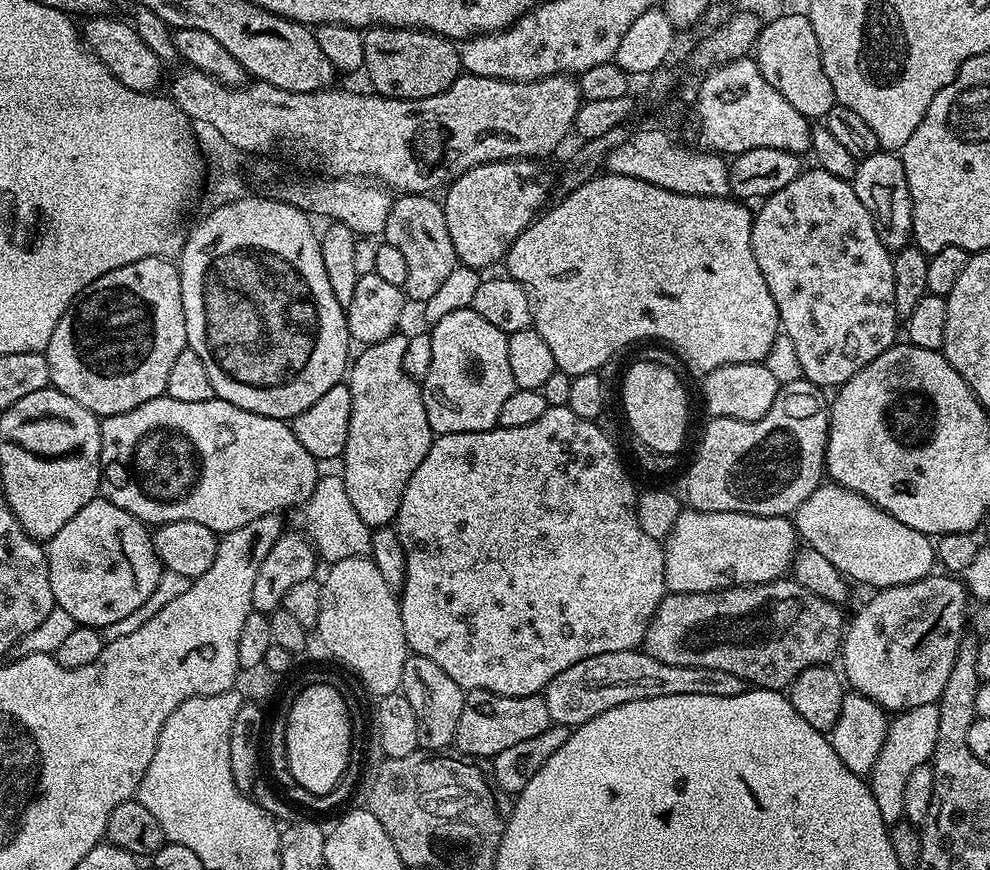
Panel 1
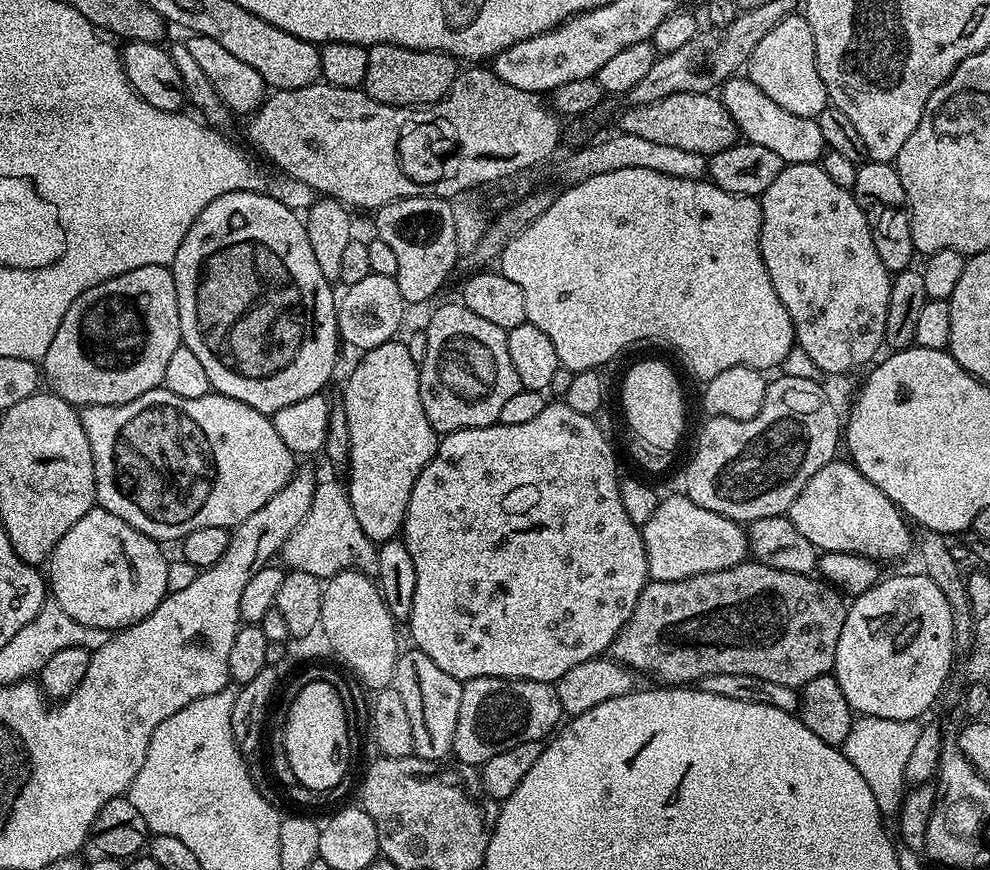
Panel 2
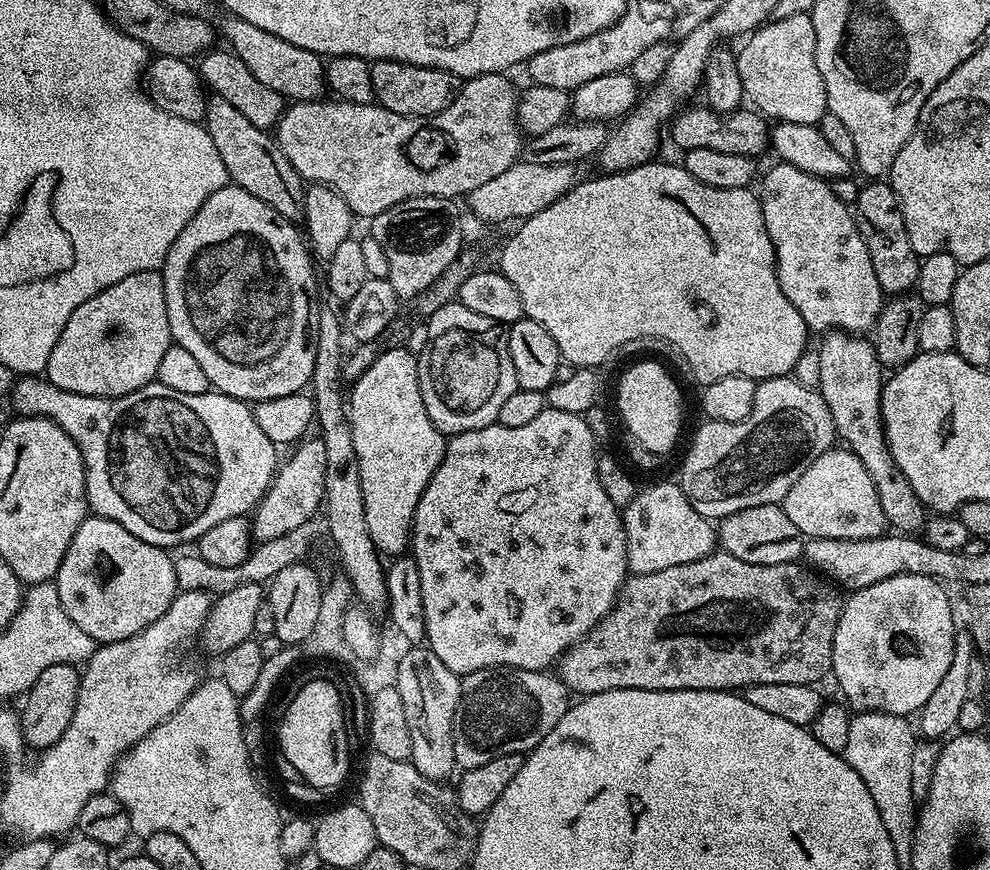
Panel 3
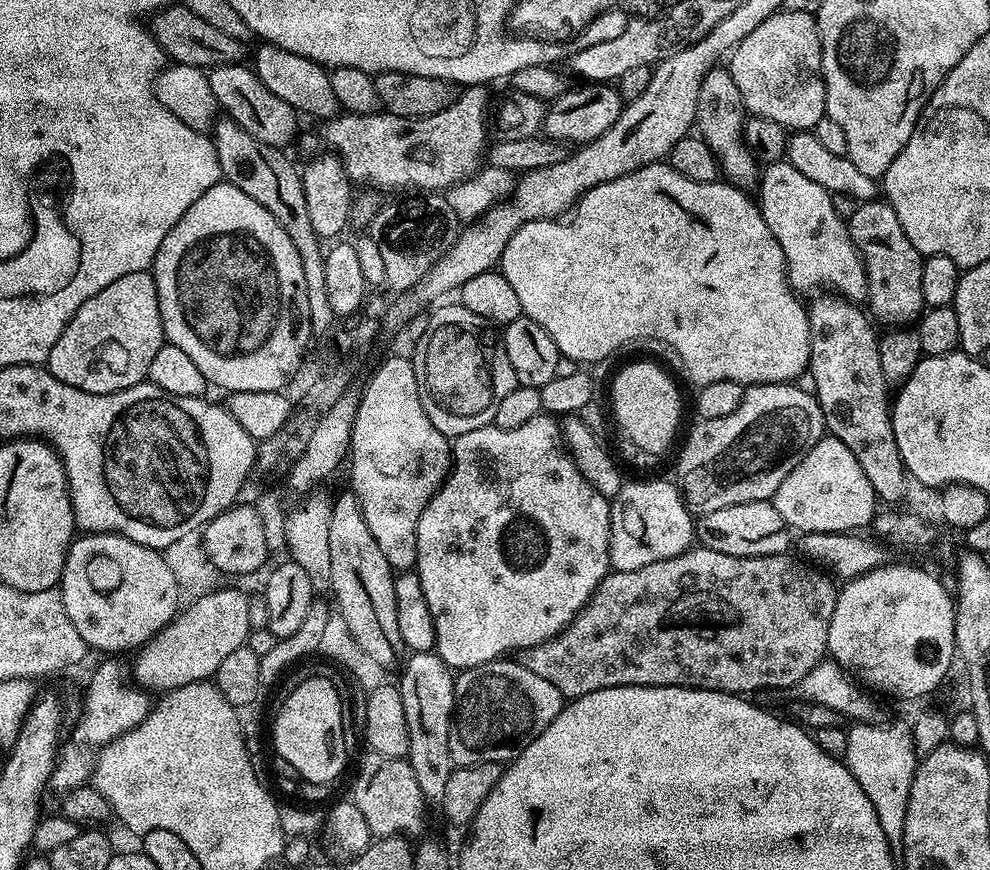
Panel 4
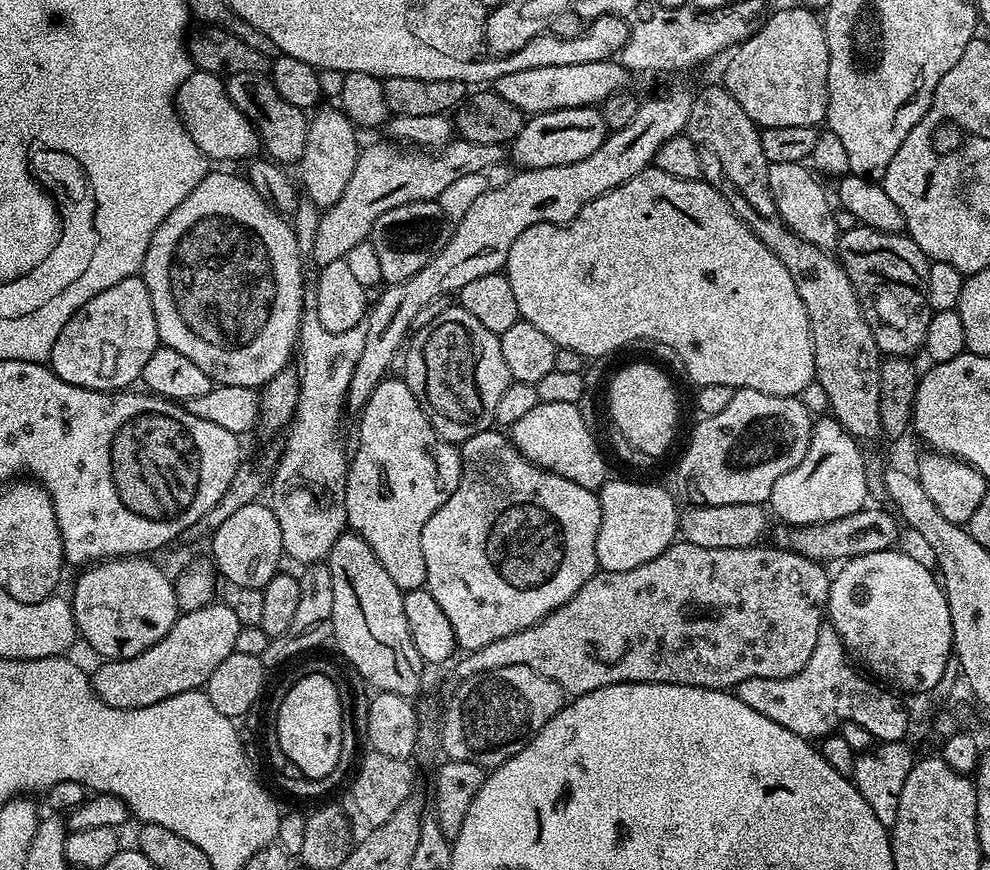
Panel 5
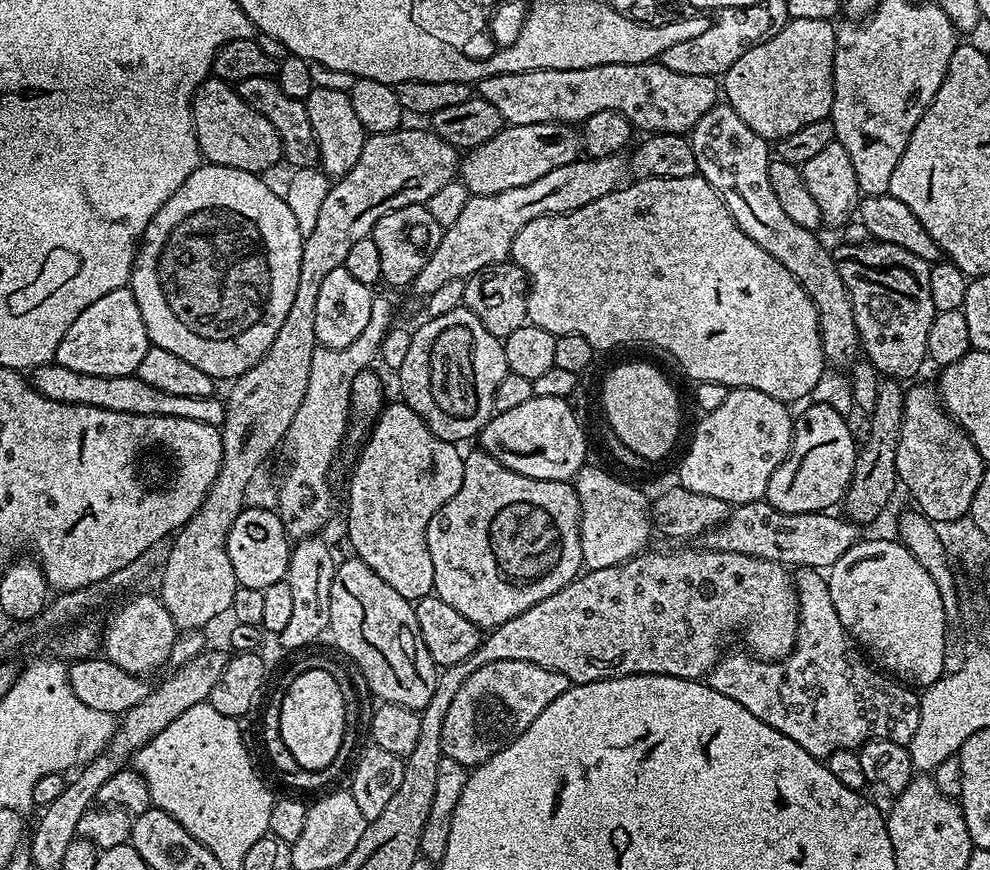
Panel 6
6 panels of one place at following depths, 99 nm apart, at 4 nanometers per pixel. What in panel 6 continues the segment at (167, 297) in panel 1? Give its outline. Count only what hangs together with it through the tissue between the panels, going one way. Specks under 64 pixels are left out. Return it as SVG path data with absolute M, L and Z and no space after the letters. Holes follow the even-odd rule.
M131 287L110 290L110 294L102 294L98 302L86 306L70 330L58 342L55 363L66 366L66 370L74 370L77 374L98 374L99 376L131 376L138 370L138 362L142 362L146 350L150 347L146 334L146 322L142 322L142 310L138 308L138 298L134 298Z

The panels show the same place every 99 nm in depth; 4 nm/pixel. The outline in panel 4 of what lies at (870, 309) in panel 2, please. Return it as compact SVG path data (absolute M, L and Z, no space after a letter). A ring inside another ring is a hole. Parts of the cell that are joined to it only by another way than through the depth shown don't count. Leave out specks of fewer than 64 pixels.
M787 159L769 163L760 173L758 185L760 213L778 238L788 263L788 282L793 289L812 288L815 284L833 284L842 296L860 302L868 295L864 264L852 245L846 221L838 218L832 201L833 193L818 182L806 178Z

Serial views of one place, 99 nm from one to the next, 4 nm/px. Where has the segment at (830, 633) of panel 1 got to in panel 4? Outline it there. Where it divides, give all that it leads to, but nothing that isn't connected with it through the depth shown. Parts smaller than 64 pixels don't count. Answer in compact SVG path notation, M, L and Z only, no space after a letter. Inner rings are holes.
M693 546L693 547L691 547L691 548L689 548L689 549L688 549L688 551L686 551L686 552L683 552L683 553L682 553L682 554L678 554L678 555L677 555L677 556L675 556L675 557L674 557L674 558L666 558L666 559L665 559L665 560L663 560L663 561L662 561L662 562L650 562L650 566L642 566L642 567L641 567L641 568L639 568L639 570L626 570L626 571L625 571L625 572L618 572L618 571L615 571L615 570L612 570L612 571L609 571L609 573L608 573L608 575L607 575L607 576L605 576L605 577L604 577L604 581L602 581L602 583L601 583L601 584L599 584L599 586L598 586L598 587L597 587L597 588L596 588L596 589L595 589L595 590L594 590L594 594L593 594L593 595L592 595L592 596L591 596L591 598L590 598L590 599L588 599L588 603L587 603L587 604L585 604L585 605L584 605L584 608L583 608L583 610L582 610L582 611L581 611L581 612L580 612L580 613L579 613L579 614L578 614L578 615L576 615L576 616L575 616L575 618L574 618L574 619L573 619L573 620L572 620L572 621L571 621L571 622L570 622L570 623L569 623L569 624L567 624L567 625L566 625L566 627L565 627L565 628L564 628L564 629L563 629L563 630L561 630L561 631L560 631L560 635L558 635L558 636L552 636L552 637L551 637L551 638L549 638L549 639L548 639L548 640L547 640L547 641L546 641L546 642L542 642L542 643L541 643L541 644L535 644L535 646L534 646L534 647L533 647L533 648L529 648L529 649L527 649L527 651L525 651L525 652L524 652L524 653L523 653L523 656L522 656L522 662L523 662L523 664L525 664L525 666L527 666L527 668L529 668L529 669L530 669L530 670L534 670L534 674L538 674L538 678L546 678L546 682L550 682L550 686L554 686L554 687L555 687L555 688L557 688L557 689L558 689L558 691L559 691L559 692L560 692L560 695L561 695L561 696L563 696L563 697L565 697L565 698L575 698L575 697L577 697L577 696L585 696L585 695L586 695L586 694L590 694L590 693L591 693L591 692L593 692L593 691L594 691L594 690L606 690L606 689L607 689L607 688L625 688L625 687L626 687L626 686L630 686L630 685L631 685L631 684L637 684L637 685L638 685L638 686L642 686L642 687L643 687L643 688L701 688L701 689L702 689L702 690L710 690L710 691L711 691L711 692L730 692L730 693L733 693L733 694L752 694L752 693L748 693L748 692L756 692L756 691L758 691L758 690L759 690L759 688L792 688L792 689L795 689L795 688L796 688L796 687L797 687L797 686L799 686L799 684L800 684L800 683L801 683L801 682L802 682L802 678L806 678L806 674L810 674L810 670L814 670L814 666L818 666L818 665L819 665L819 664L820 664L820 661L821 661L821 660L823 660L823 659L825 659L825 656L826 656L826 653L827 653L827 651L828 651L828 635L829 635L829 634L830 634L830 618L831 618L831 617L832 617L832 615L833 615L833 614L834 614L834 606L835 606L835 605L836 605L836 593L837 593L837 591L838 591L838 588L837 588L837 585L835 585L835 586L834 586L834 585L832 585L832 582L834 582L834 580L833 580L833 577L832 577L832 576L831 576L831 575L828 575L828 574L825 574L825 573L824 573L824 572L823 572L823 571L821 571L821 569L820 569L820 568L819 568L819 567L816 567L816 566L813 566L813 565L812 565L812 564L811 564L811 563L808 563L808 562L805 562L805 561L804 561L804 560L803 560L803 559L800 559L800 560L795 560L795 558L794 558L794 557L792 557L792 554L785 554L785 555L783 555L783 556L735 556L735 555L734 555L734 554L718 554L718 550L710 550L710 549L709 549L709 548L701 548L701 547L699 547L699 546Z

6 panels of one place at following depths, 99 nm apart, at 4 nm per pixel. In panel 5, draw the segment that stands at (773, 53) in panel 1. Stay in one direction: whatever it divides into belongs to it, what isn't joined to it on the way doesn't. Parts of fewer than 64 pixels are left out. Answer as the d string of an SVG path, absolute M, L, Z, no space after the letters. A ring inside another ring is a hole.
M797 6L784 8L766 20L727 57L723 87L760 128L823 125L828 110L828 47L821 17L813 9Z

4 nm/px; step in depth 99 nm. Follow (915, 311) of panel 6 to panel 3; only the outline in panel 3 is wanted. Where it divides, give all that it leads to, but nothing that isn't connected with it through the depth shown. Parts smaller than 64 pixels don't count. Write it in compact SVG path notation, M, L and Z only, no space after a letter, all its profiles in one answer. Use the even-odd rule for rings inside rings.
M868 182L860 189L854 205L856 225L870 250L870 262L874 262L874 274L878 274L878 286L889 296L908 294L916 287L921 257L910 246L910 234L906 234L906 222L898 198L891 183Z

